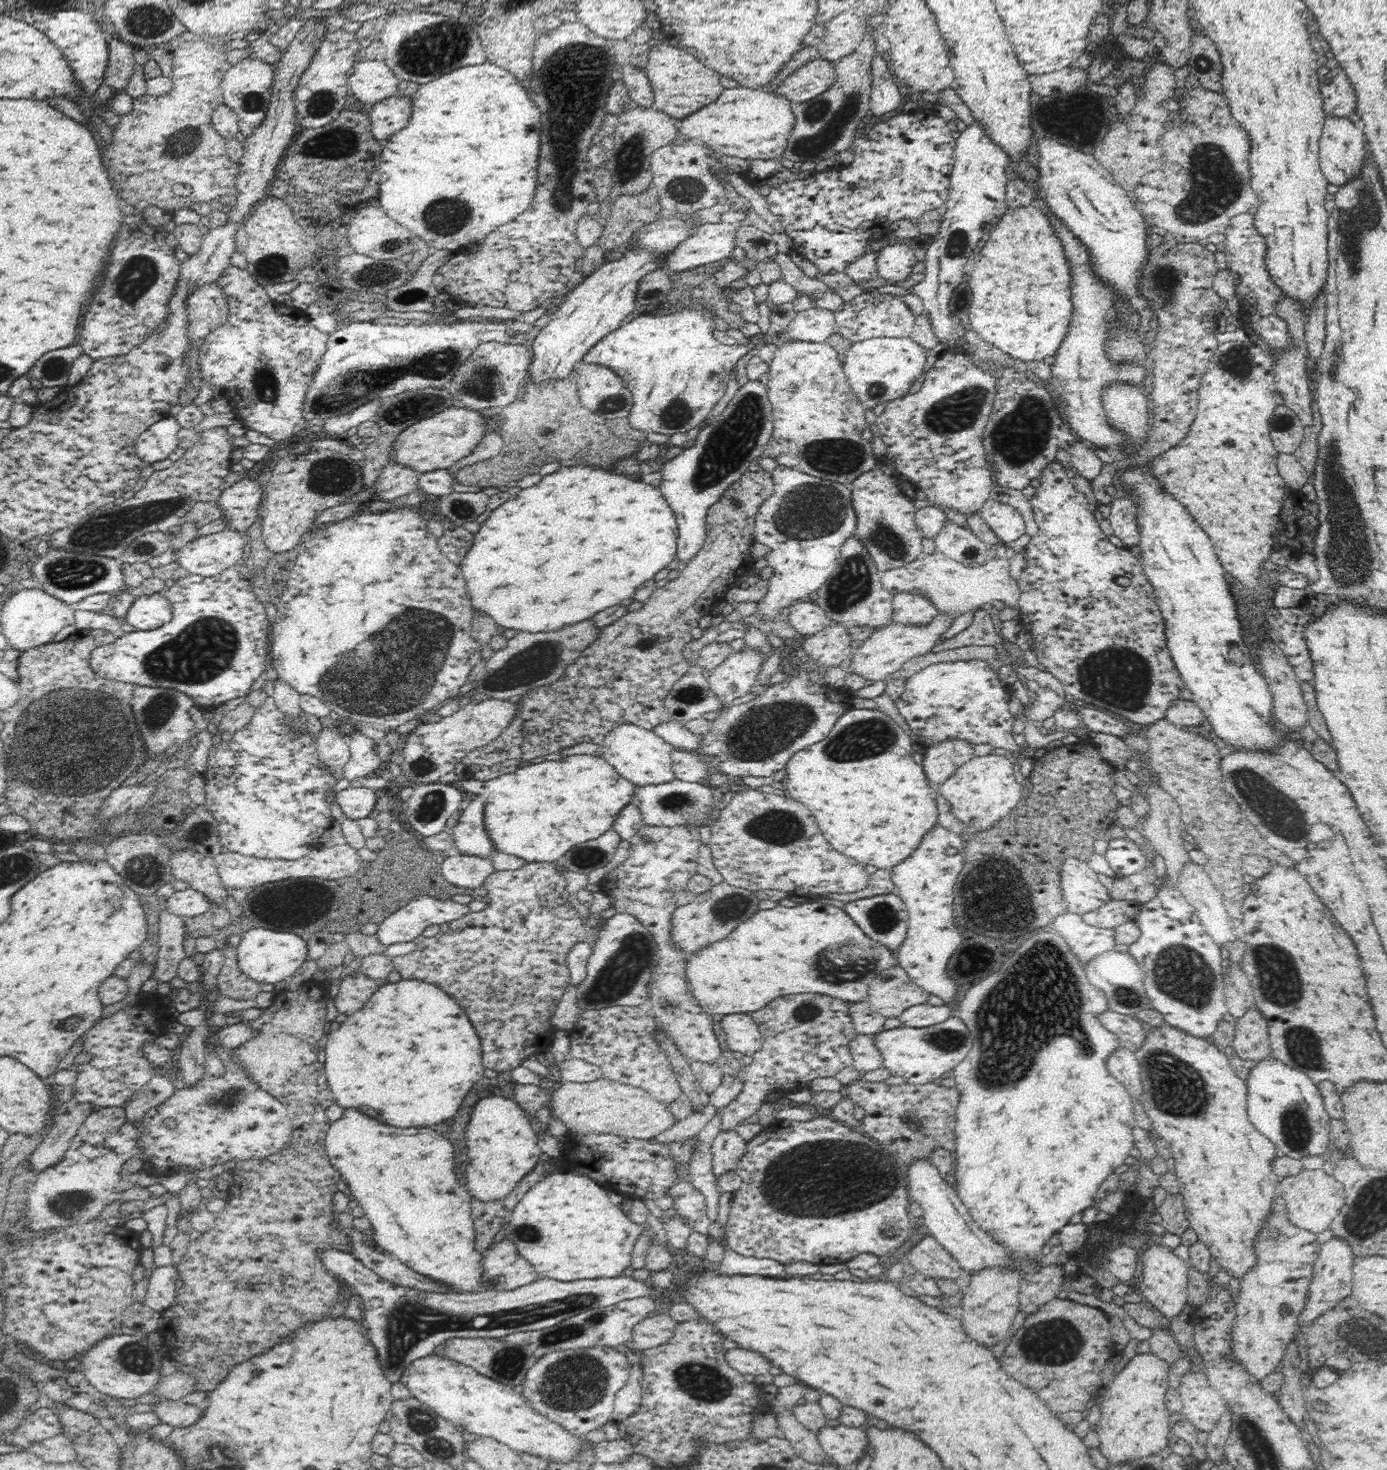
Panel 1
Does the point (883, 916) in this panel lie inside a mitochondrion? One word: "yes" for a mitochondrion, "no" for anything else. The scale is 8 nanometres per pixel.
yes

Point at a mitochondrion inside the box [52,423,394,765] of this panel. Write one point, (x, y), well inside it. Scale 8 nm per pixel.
(203, 650)

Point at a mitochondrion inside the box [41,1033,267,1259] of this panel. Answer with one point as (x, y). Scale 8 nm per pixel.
(65, 1205)

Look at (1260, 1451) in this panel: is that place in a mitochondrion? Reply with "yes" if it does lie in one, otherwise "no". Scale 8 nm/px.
yes

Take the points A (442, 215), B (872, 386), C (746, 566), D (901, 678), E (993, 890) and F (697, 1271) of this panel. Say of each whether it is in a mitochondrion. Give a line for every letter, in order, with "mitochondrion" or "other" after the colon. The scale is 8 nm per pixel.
A: mitochondrion
B: mitochondrion
C: other
D: other
E: mitochondrion
F: other

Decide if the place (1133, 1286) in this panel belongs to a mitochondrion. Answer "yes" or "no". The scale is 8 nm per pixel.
no

